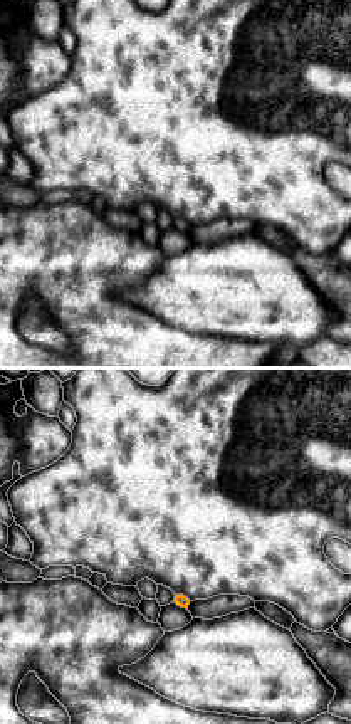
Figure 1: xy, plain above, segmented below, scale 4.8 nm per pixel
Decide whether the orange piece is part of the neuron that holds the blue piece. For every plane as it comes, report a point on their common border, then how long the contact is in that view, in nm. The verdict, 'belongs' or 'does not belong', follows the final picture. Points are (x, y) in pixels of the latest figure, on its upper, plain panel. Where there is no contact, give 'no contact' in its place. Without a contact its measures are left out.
no contact

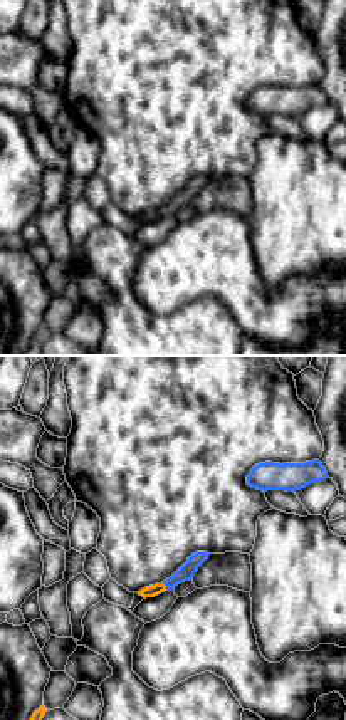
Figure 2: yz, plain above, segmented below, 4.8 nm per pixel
(165, 208) | 50 nm

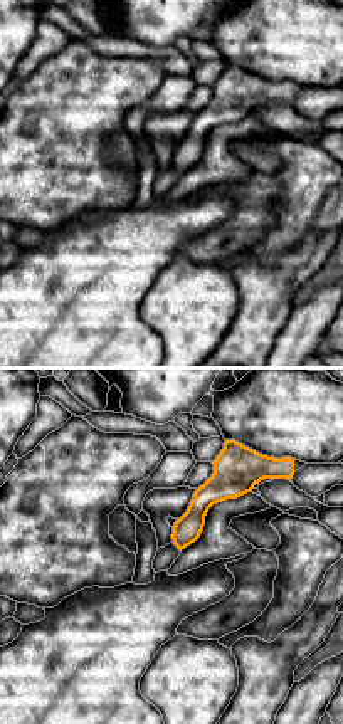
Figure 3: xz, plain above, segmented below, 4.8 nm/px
no contact

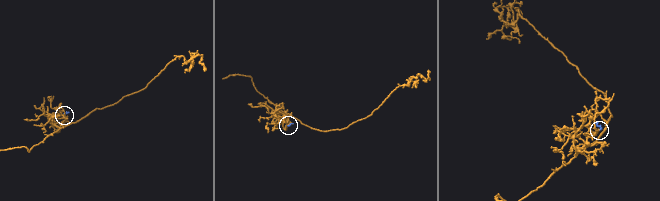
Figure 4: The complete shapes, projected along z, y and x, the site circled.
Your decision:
belongs

